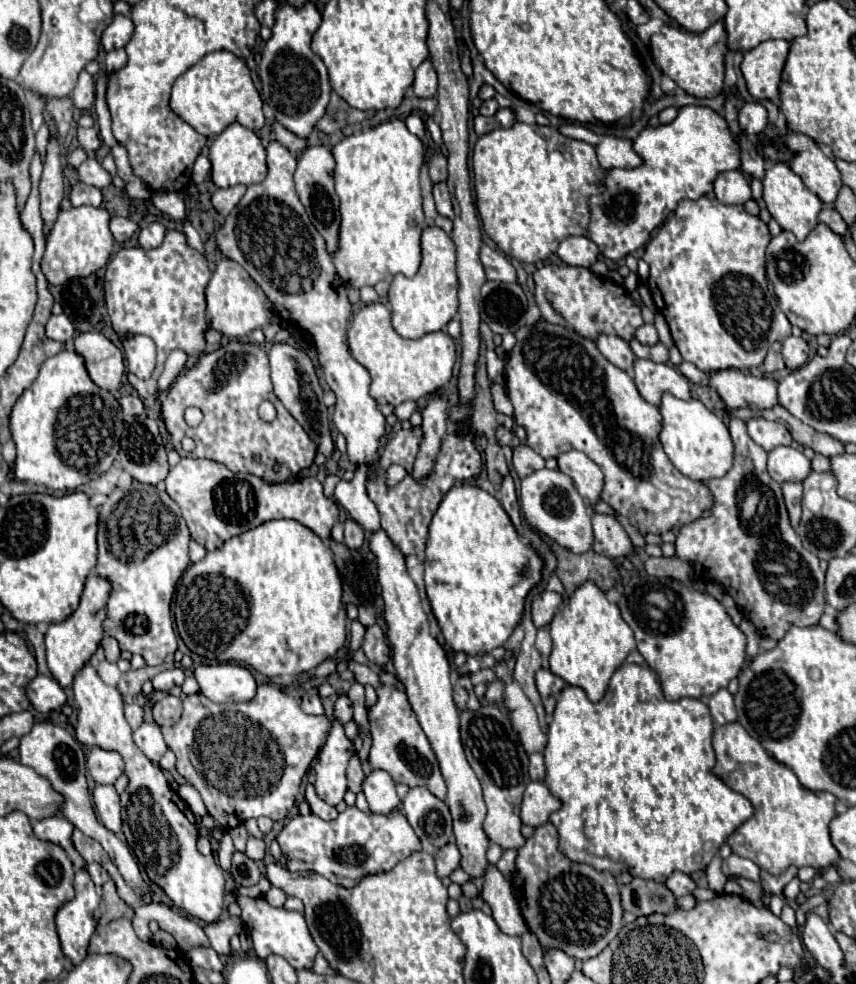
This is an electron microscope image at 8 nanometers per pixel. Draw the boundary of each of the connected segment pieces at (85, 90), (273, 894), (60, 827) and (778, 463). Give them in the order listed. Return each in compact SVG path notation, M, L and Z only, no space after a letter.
M81 72L79 82L73 90L73 102L79 110L87 110L95 104L95 80L87 72Z
M271 886L271 890L265 894L265 900L267 900L271 906L281 908L281 906L285 904L285 900L287 900L287 894L285 894L283 890L279 890L279 888L273 888L273 886Z
M53 816L53 818L45 818L45 820L35 820L33 822L33 832L39 840L47 840L53 842L57 846L61 846L67 856L71 858L73 866L77 870L85 868L85 860L81 858L81 854L75 850L75 846L71 844L71 834L73 834L73 824L63 818L63 816Z
M777 446L769 452L769 476L783 484L783 482L803 482L811 472L811 460L791 446Z

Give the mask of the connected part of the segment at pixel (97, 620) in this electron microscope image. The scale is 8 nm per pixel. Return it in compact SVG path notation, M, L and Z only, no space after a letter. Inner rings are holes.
M91 572L81 596L79 608L63 622L55 622L49 626L45 634L45 644L47 644L47 664L53 674L53 678L63 686L69 688L73 684L75 674L83 668L83 664L95 654L99 642L103 640L103 620L107 614L107 596L111 594L111 582L103 580L99 574Z

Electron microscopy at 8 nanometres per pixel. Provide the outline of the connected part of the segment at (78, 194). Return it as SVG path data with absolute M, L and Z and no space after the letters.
M75 184L71 188L71 194L69 194L69 200L73 206L81 206L81 204L91 204L91 206L101 206L103 202L103 196L101 196L101 190L93 188L93 186L85 186L85 184Z

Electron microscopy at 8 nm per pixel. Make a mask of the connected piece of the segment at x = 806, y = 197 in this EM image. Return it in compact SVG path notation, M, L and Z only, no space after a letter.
M775 162L773 166L767 168L765 178L763 178L763 200L765 200L771 216L779 222L779 226L783 230L793 232L797 236L797 240L805 240L807 234L817 226L817 216L823 208L821 200L805 188L803 180L791 170L791 166L787 162Z

